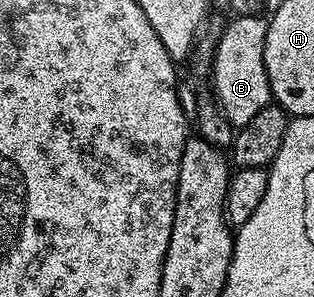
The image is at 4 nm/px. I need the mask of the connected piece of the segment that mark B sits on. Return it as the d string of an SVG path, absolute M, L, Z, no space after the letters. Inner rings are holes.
M233 16L214 45L212 55L211 92L221 114L233 127L249 123L250 119L272 101L270 83L266 75L264 52L268 17Z

